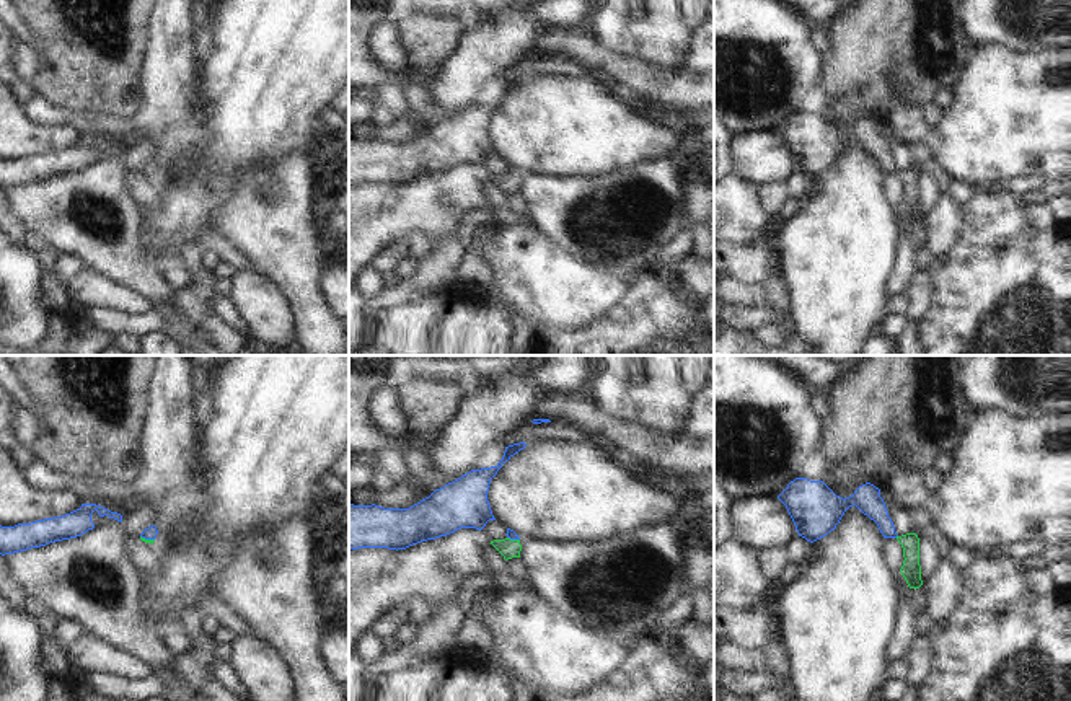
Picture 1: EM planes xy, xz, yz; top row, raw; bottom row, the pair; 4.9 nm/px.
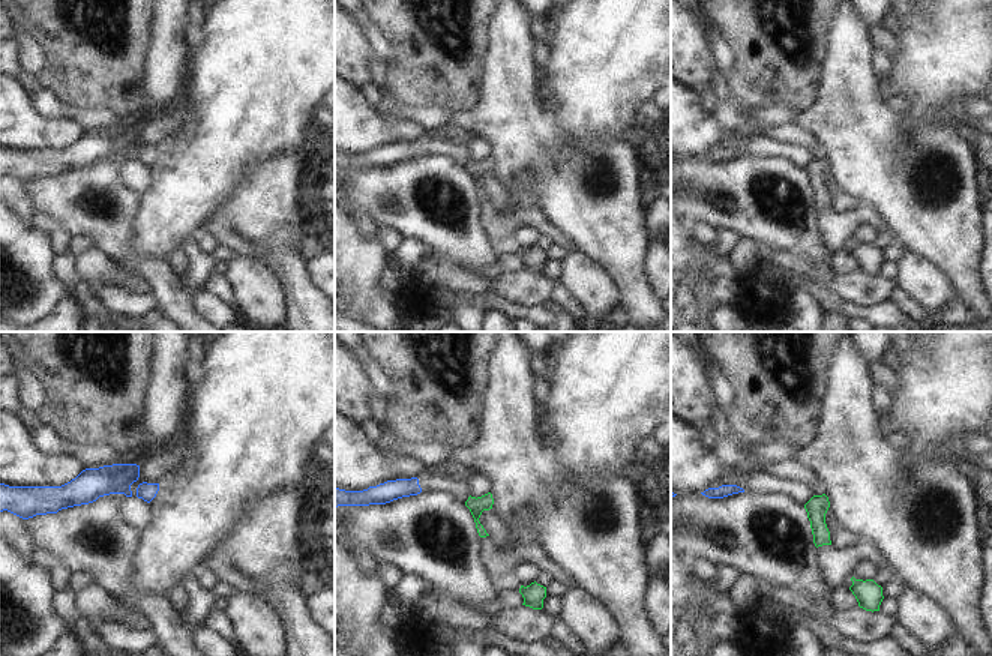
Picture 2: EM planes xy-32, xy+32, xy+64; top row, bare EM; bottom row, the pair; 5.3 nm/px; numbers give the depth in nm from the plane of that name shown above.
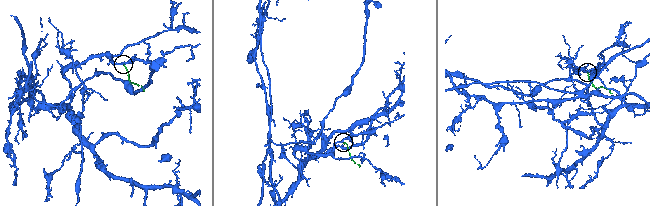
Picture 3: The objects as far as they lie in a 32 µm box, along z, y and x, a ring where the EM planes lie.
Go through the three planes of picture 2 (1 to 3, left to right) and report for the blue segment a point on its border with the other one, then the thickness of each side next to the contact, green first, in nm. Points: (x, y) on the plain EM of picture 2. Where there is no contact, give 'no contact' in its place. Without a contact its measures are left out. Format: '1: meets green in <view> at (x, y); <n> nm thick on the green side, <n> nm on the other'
1: no contact
2: no contact
3: no contact

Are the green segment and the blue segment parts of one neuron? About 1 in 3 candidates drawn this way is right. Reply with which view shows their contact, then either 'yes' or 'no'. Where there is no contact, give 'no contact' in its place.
meets green in xy; yes

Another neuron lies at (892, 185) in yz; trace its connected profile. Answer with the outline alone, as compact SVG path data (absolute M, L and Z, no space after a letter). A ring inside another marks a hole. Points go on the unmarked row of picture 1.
M885 173L884 191L888 202L893 205L893 209L898 209L903 201L905 192L903 192L903 183L897 173Z

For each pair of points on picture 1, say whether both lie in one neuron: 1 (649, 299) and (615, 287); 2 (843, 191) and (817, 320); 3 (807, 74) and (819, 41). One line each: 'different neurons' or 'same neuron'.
1: different neurons
2: same neuron
3: different neurons

